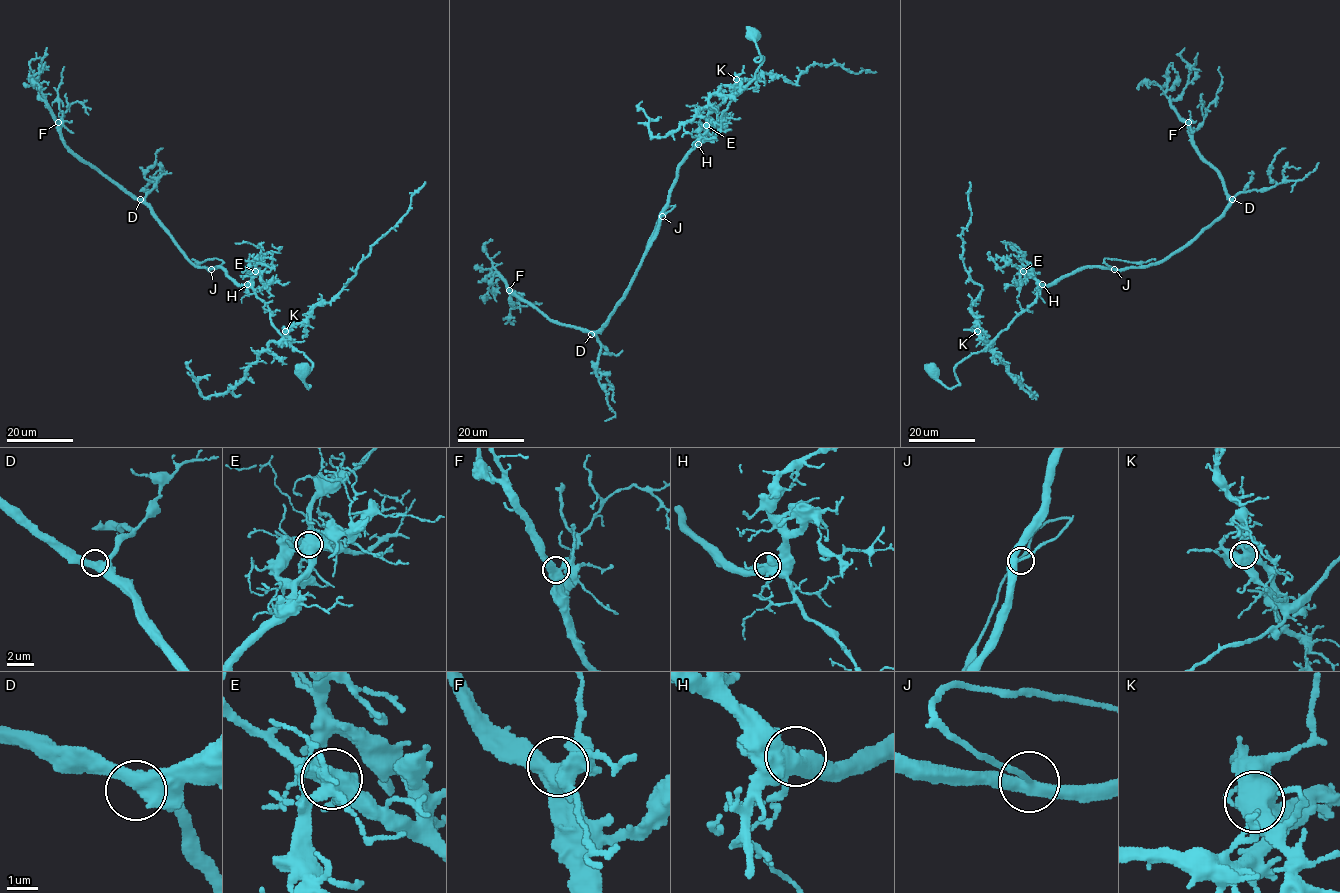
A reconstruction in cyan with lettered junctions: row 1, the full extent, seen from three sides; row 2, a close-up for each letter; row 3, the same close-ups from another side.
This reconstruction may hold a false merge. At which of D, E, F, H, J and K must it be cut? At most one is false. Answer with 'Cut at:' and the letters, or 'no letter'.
Cut at: K

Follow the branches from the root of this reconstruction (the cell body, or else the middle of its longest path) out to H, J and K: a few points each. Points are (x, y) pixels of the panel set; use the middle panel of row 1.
H: (754, 33), (761, 57), (754, 60), (761, 56), (762, 63), (754, 78), (722, 113), (720, 131), (698, 144)
J: (754, 33), (761, 57), (754, 60), (763, 58), (754, 78), (728, 104), (720, 131), (679, 166), (662, 216)
K: (754, 33), (761, 57), (754, 60), (761, 56), (763, 61), (744, 89), (736, 79)

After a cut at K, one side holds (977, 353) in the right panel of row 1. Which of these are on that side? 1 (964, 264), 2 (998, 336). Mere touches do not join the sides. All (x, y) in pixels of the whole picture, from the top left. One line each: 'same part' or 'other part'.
1: other part
2: same part

